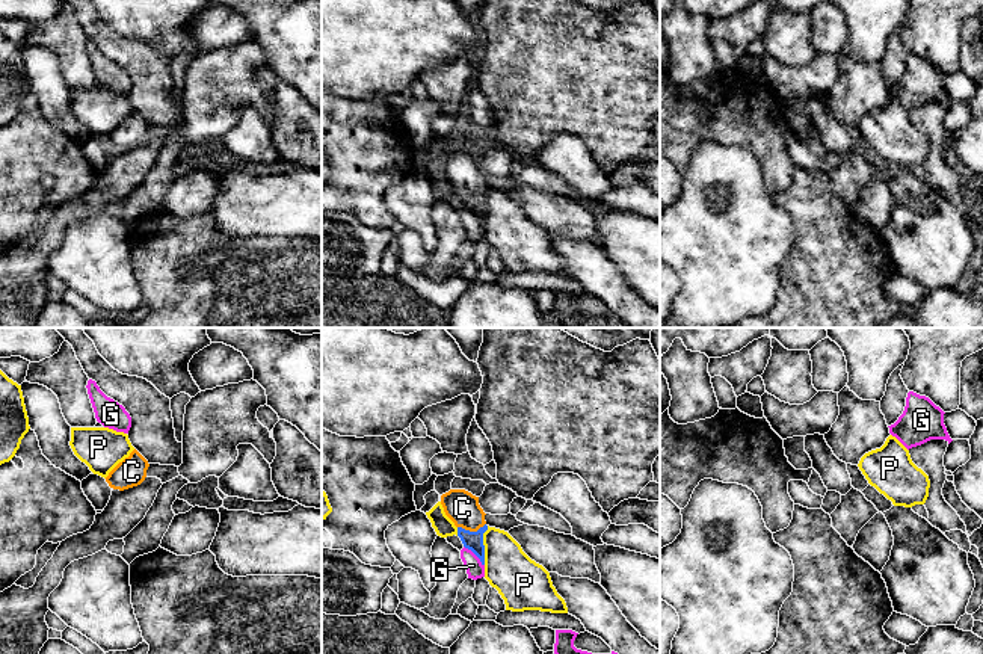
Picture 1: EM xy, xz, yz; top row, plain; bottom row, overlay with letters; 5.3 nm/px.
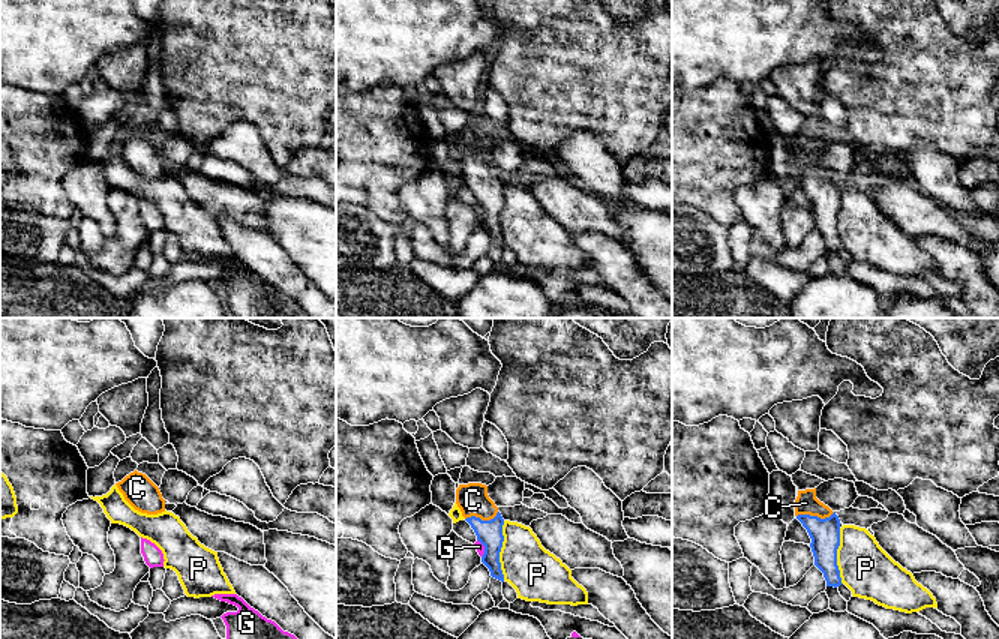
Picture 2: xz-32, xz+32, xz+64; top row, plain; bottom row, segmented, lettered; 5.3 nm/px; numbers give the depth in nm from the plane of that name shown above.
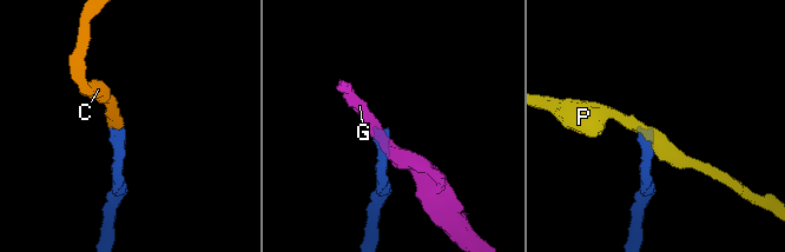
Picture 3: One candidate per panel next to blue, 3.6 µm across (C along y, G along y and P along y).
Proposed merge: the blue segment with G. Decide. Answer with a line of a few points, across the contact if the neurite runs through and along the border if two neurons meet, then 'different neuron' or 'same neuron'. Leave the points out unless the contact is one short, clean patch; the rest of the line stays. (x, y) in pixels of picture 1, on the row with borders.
xz (464, 546), (483, 565) | different neuron

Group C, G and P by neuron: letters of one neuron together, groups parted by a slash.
C / G / P

